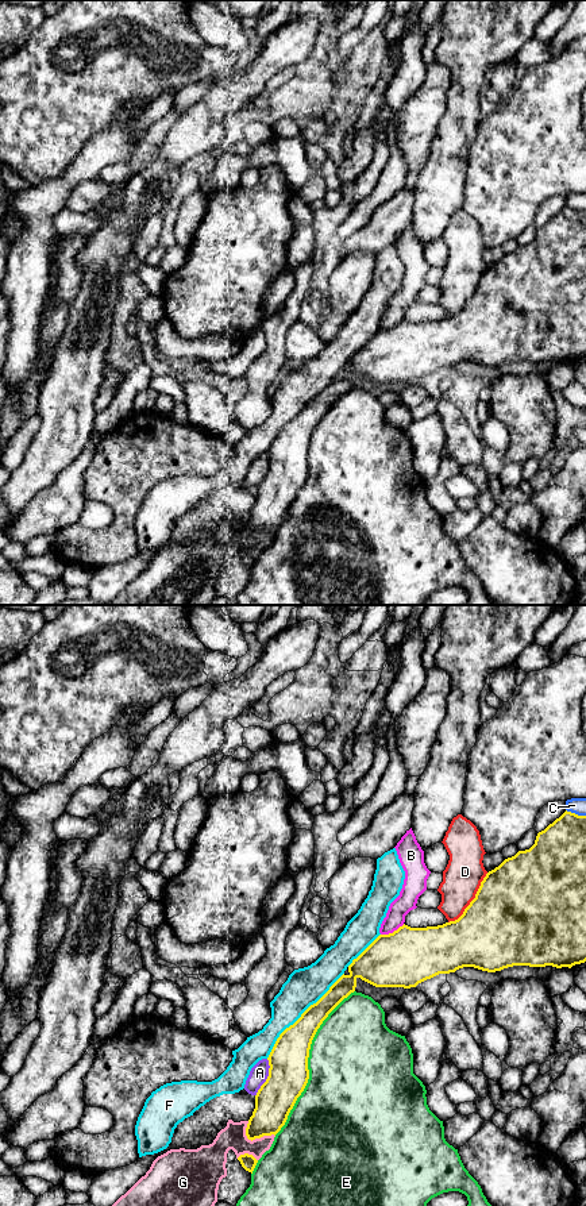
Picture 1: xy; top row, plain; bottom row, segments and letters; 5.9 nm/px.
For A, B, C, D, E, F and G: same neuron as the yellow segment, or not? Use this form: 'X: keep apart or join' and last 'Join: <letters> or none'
A: keep apart
B: keep apart
C: keep apart
D: keep apart
E: keep apart
F: keep apart
G: keep apart
Join: none

